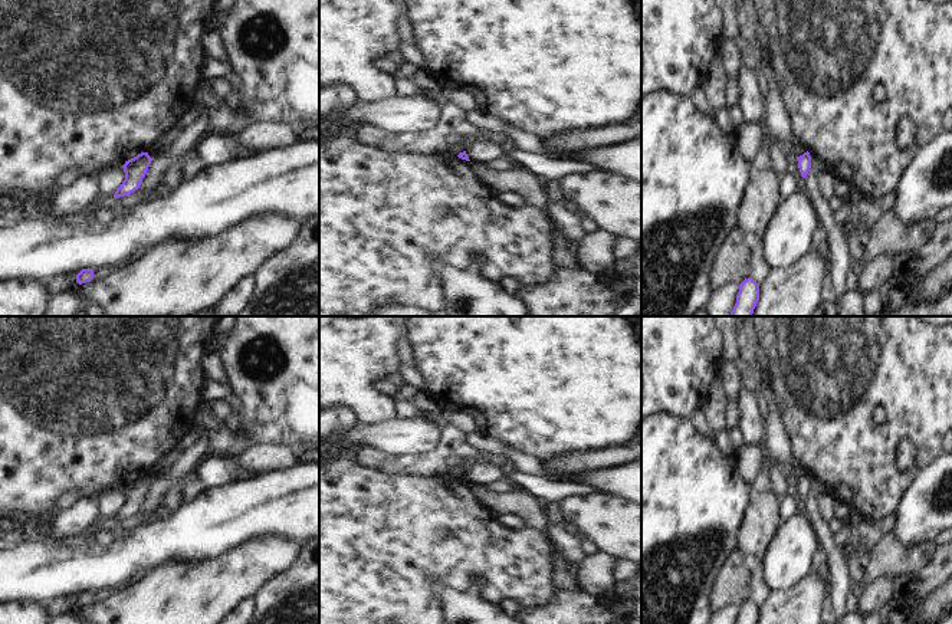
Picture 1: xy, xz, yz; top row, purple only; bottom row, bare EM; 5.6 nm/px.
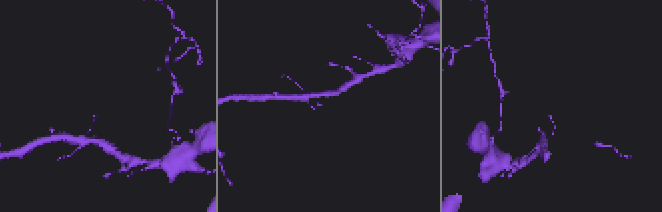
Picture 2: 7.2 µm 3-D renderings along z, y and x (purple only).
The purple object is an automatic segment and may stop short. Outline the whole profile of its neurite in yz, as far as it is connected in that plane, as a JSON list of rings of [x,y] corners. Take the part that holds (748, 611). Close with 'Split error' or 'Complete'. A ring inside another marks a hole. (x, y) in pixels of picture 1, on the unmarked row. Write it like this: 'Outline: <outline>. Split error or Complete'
Outline: [[[752,600],[745,601],[739,607],[736,624],[758,624],[758,623],[759,623],[759,605],[756,605]]]. Complete.

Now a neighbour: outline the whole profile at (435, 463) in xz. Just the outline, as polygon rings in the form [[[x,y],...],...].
[[[453,424],[439,431],[437,447],[427,454],[393,456],[372,447],[358,447],[357,462],[362,466],[388,474],[417,474],[443,477],[449,474],[453,462],[479,460],[480,451],[469,446],[464,433]]]

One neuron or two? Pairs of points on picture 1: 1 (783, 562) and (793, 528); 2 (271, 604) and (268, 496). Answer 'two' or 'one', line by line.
1: one
2: two

